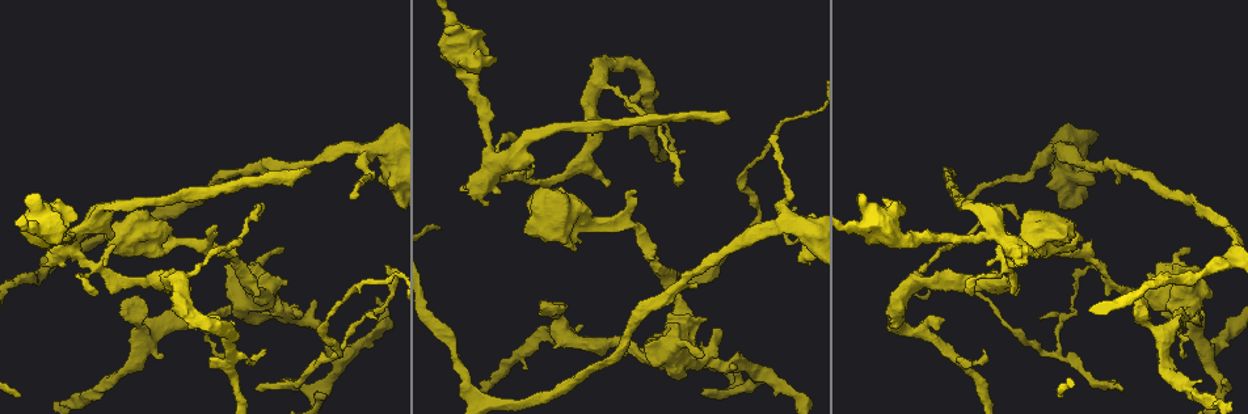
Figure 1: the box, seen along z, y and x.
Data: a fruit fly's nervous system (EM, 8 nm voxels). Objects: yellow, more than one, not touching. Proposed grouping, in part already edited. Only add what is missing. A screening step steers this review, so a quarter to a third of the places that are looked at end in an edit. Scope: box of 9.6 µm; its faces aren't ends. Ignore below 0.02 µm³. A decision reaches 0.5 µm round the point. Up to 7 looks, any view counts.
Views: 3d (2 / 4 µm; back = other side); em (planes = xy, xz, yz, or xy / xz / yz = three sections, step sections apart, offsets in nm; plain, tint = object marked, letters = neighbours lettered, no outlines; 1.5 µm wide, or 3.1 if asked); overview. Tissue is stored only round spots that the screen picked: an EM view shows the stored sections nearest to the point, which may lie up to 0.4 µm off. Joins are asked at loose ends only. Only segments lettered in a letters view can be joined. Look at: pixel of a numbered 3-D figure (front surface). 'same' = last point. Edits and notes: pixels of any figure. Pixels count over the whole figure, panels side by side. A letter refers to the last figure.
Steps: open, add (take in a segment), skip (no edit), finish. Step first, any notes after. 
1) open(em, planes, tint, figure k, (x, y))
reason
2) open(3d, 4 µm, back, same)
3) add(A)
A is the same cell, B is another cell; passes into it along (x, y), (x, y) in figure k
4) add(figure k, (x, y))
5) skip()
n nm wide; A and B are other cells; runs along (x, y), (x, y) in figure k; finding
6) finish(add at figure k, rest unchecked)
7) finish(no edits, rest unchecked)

open(3d, 4 µm, figure 1, (215, 224))
an open end

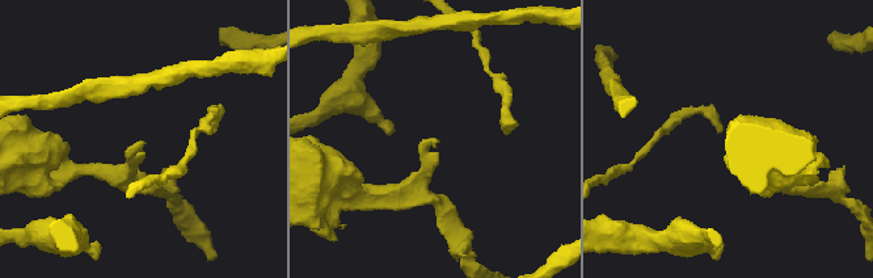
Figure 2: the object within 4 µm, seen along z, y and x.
open(em, planes, letters, figure 2, (436, 139))

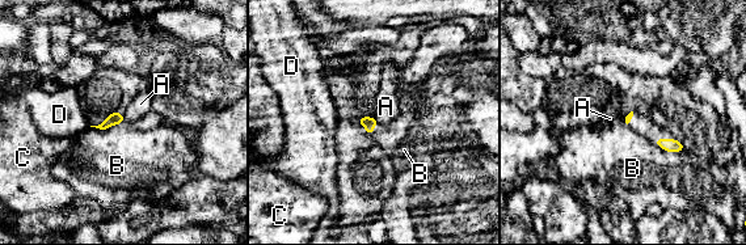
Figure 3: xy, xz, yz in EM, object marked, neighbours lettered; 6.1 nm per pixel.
skip()
A, B, C and D are other cells; border along (118, 112), (125, 121) in figure 3; no lettered segment goes on from it

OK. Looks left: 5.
open(3d, 4 µm, figure 1, (968, 291))
tapers out

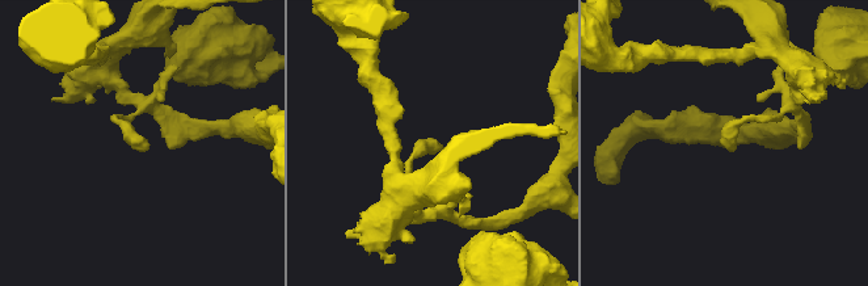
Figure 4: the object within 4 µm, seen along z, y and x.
open(em, xz, step 8, tint, figure 4, (442, 146))
shape alone is not enough

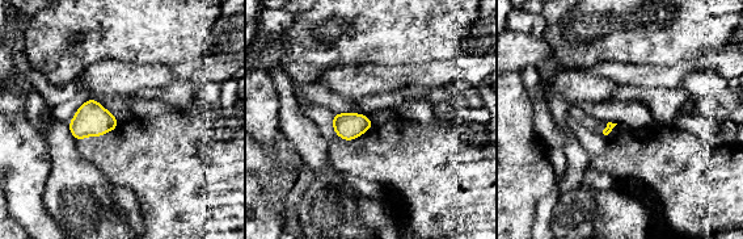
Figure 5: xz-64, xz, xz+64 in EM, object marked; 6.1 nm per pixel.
open(em, planes, letters, same)
cut it another way

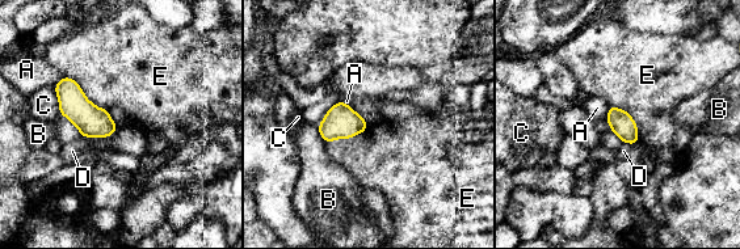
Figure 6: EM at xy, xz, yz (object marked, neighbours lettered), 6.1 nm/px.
skip()
A, B, C, D and E are other cells; none of them fits

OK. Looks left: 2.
finish(no edits, rest unchecked)

